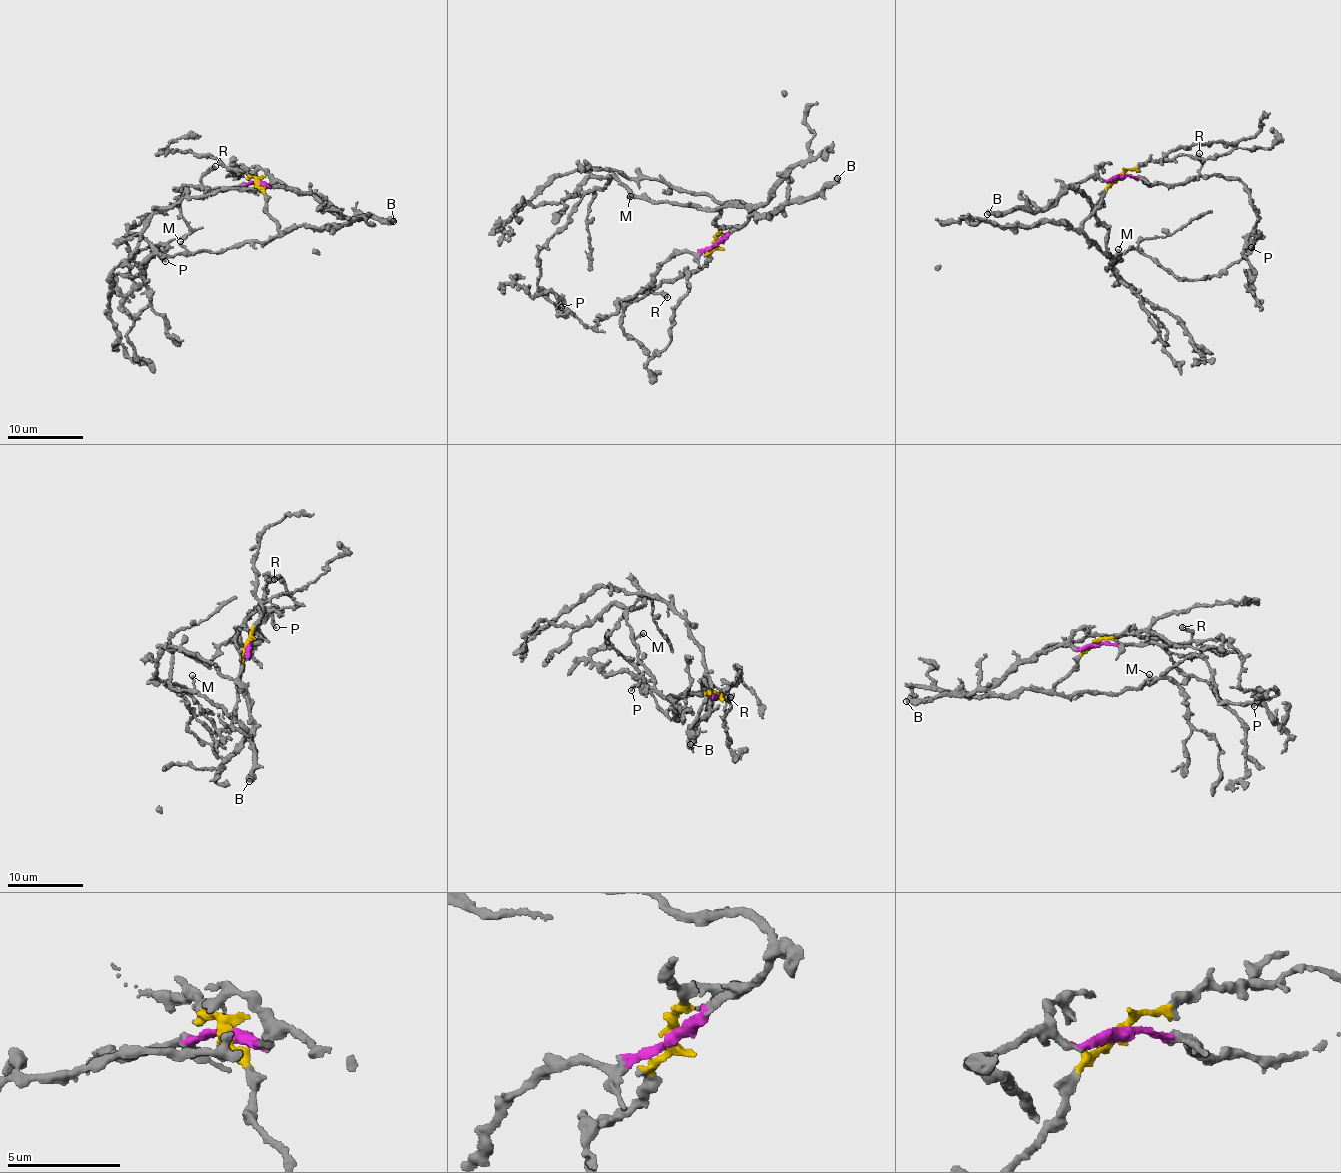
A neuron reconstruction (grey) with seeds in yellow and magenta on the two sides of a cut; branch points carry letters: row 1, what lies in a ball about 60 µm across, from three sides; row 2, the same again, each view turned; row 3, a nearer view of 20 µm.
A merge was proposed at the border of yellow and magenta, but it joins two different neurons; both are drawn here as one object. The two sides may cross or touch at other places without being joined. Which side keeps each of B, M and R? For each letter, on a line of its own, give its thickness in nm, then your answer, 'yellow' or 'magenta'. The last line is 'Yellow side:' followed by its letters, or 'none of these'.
B: calibre 600 nm; magenta
M: calibre 340 nm; yellow
R: calibre 420 nm; magenta
Yellow side: M

